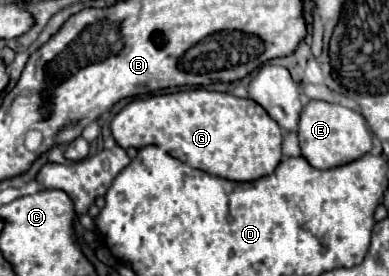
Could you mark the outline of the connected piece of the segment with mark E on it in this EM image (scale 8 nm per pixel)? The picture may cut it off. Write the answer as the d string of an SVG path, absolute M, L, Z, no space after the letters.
M310 101L304 107L298 123L298 139L302 157L316 169L330 169L354 161L372 149L372 135L364 117L348 107L326 101Z

